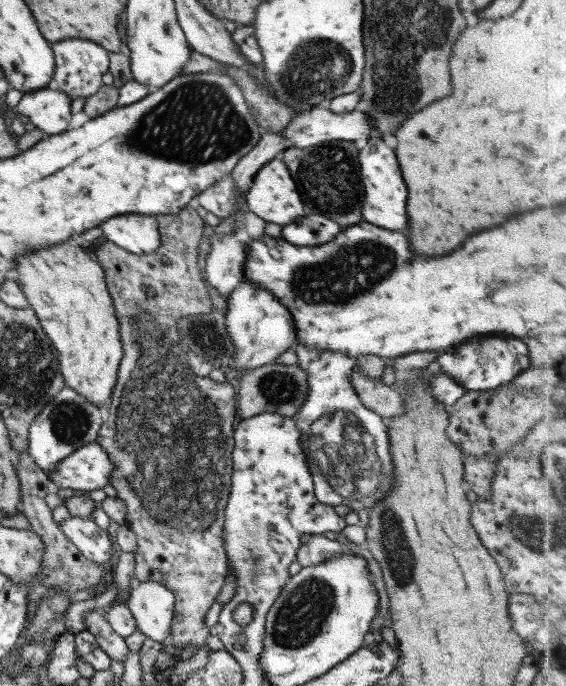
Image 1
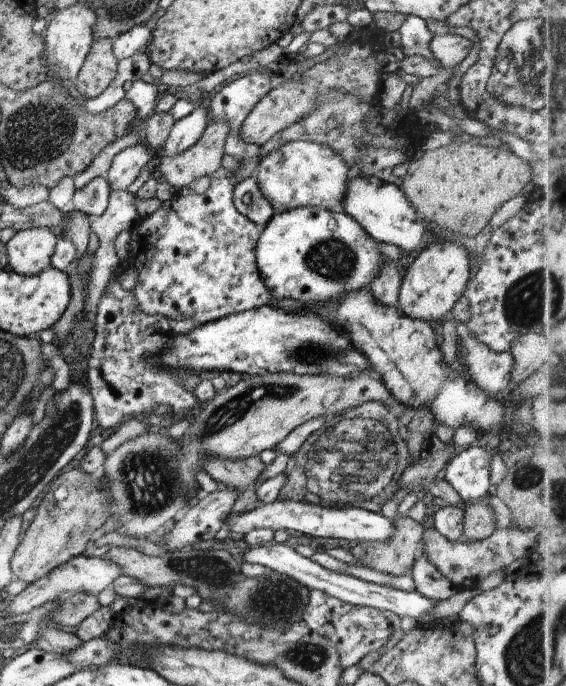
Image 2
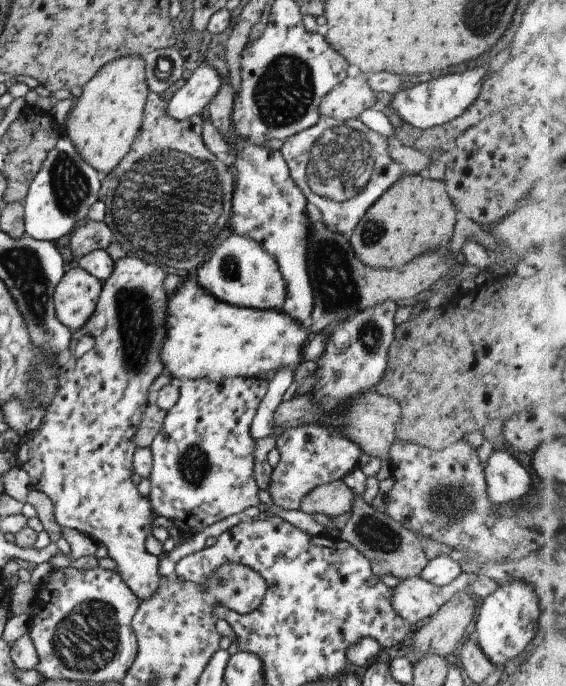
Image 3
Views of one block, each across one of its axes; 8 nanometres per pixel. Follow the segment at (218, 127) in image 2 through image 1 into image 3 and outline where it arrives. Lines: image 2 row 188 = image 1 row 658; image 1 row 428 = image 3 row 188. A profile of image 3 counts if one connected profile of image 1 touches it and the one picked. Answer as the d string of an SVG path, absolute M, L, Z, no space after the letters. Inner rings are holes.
M149 91L141 131L130 152L102 181L97 200L105 204L107 211L103 221L112 231L113 241L118 242L124 252L173 273L189 275L190 270L208 260L216 240L230 224L234 176L228 166L205 145L200 115L183 121L173 119L167 113L168 101L168 96L162 100L159 94Z

